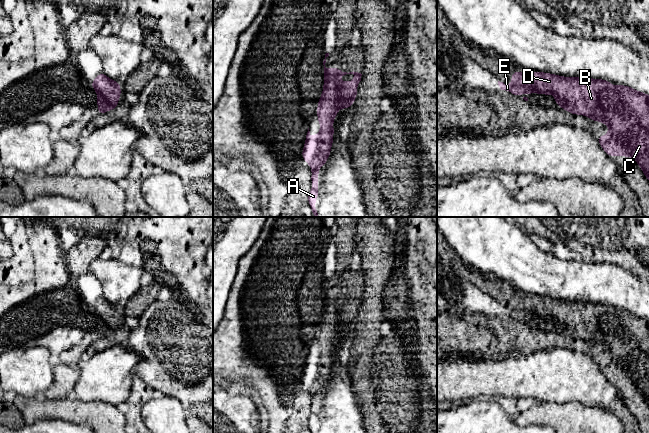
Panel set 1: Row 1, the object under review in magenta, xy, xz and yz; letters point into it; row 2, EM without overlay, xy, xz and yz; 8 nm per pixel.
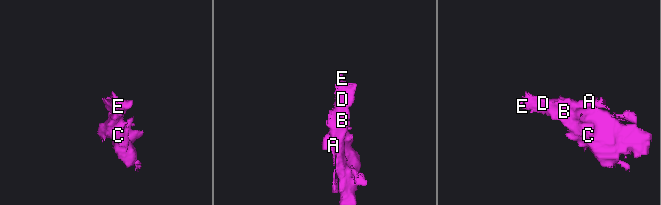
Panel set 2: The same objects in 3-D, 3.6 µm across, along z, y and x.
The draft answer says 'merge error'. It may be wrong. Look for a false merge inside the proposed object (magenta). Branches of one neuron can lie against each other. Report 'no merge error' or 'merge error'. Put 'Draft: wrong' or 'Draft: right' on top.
Draft: wrong
no merge error

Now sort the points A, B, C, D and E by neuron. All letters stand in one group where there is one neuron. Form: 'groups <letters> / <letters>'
groups A B C D E

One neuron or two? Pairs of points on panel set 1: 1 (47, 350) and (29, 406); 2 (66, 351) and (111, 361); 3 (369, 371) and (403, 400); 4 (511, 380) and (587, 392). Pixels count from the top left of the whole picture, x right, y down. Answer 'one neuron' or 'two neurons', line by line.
1: two neurons
2: two neurons
3: one neuron
4: one neuron

